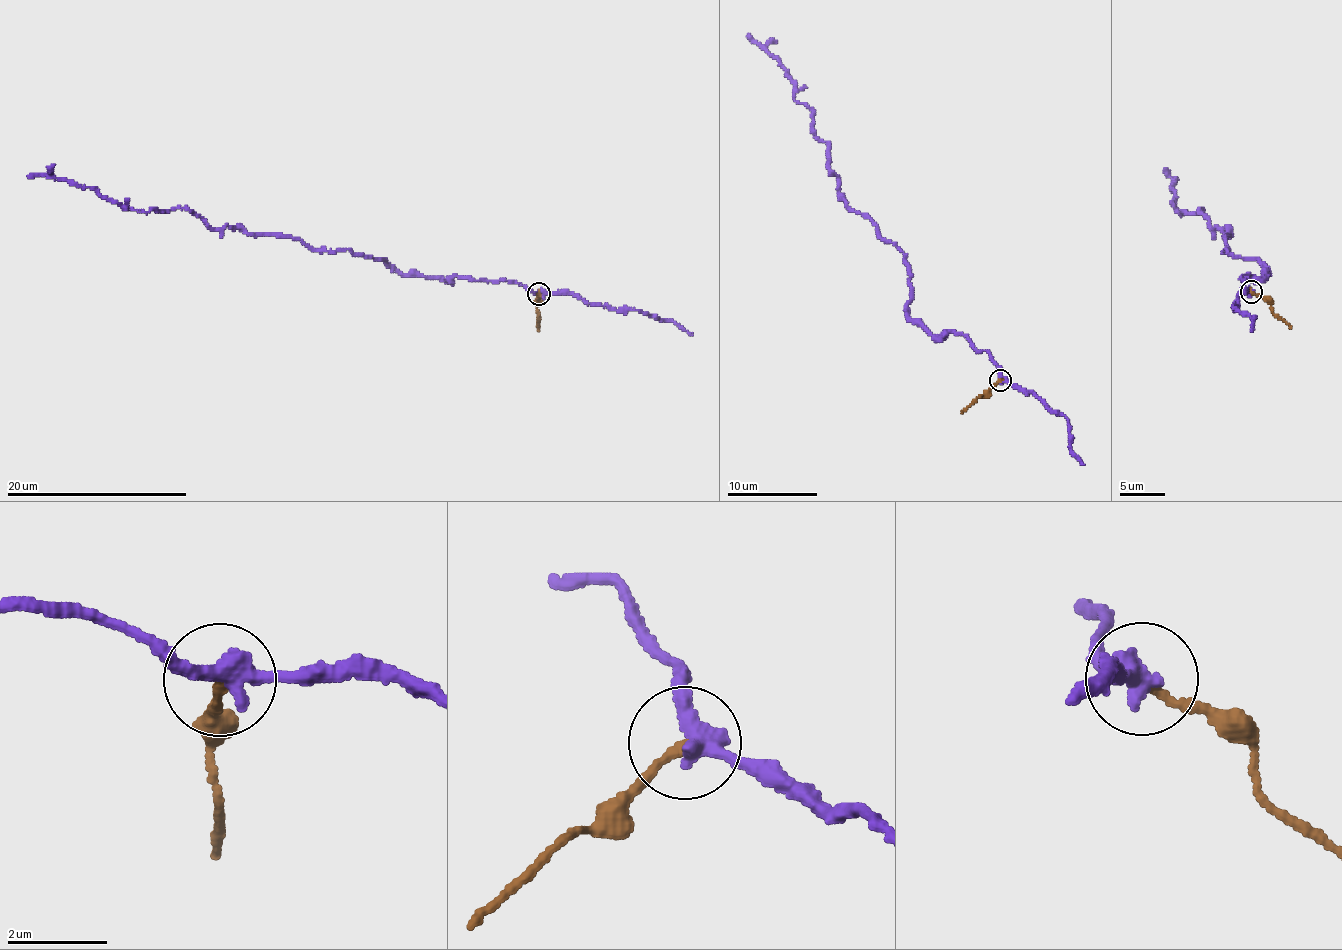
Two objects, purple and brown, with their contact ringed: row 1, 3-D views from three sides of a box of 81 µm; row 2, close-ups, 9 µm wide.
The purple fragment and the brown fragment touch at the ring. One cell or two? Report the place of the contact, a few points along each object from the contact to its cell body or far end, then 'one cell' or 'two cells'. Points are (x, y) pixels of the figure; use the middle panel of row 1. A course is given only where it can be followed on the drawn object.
(1000, 380) | purple via (1000, 379), (964, 334), (932, 337), (910, 321), (903, 254), (845, 202), (813, 114), (748, 34) | brown via (1000, 379), (961, 413) | two cells

